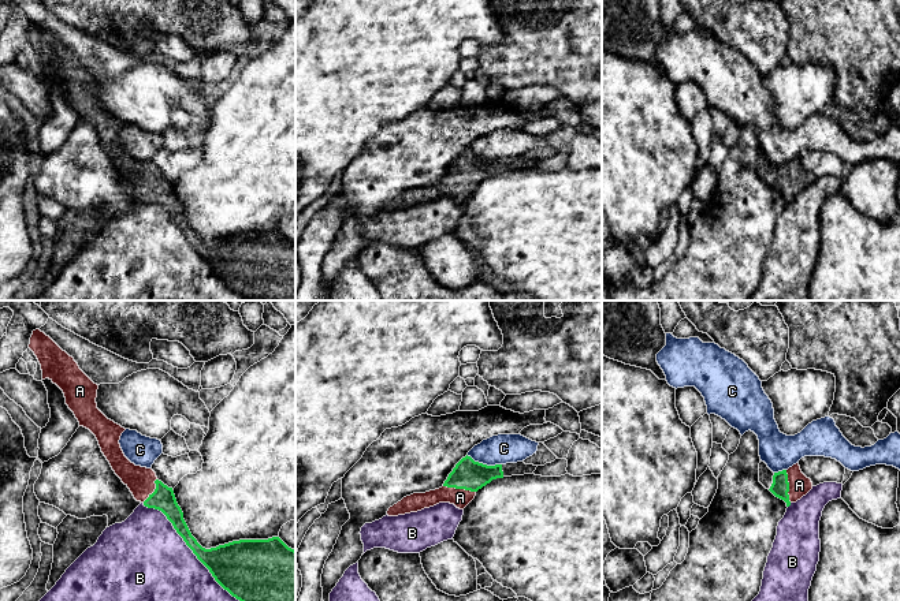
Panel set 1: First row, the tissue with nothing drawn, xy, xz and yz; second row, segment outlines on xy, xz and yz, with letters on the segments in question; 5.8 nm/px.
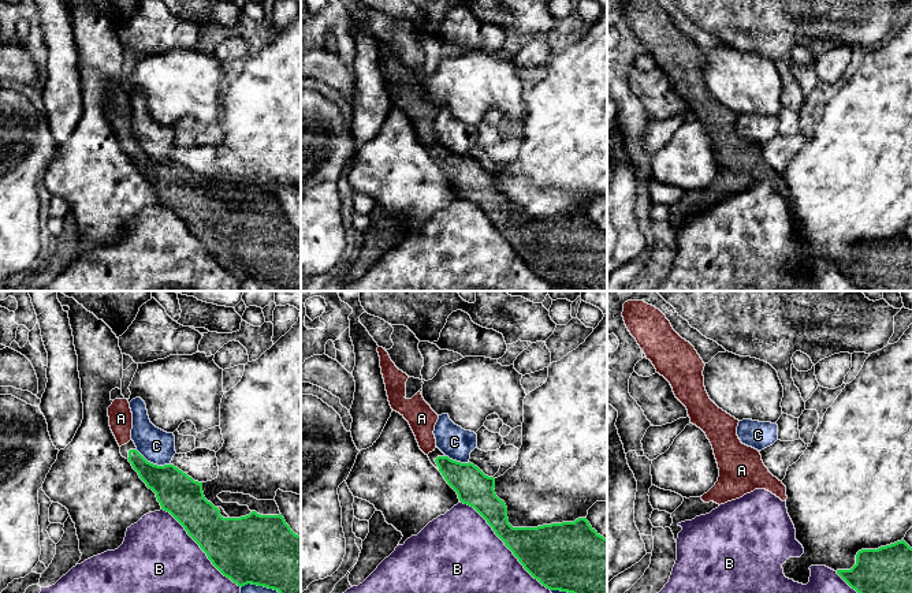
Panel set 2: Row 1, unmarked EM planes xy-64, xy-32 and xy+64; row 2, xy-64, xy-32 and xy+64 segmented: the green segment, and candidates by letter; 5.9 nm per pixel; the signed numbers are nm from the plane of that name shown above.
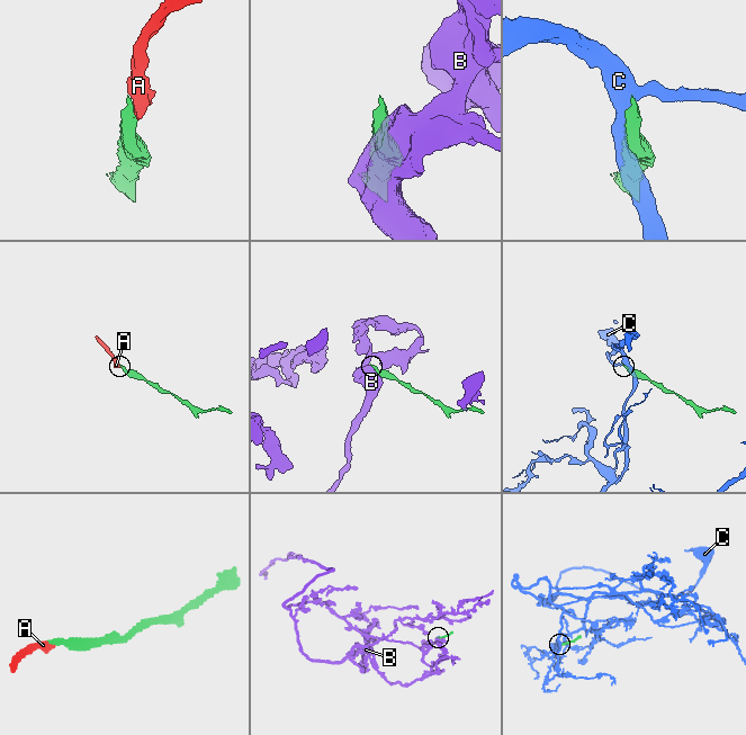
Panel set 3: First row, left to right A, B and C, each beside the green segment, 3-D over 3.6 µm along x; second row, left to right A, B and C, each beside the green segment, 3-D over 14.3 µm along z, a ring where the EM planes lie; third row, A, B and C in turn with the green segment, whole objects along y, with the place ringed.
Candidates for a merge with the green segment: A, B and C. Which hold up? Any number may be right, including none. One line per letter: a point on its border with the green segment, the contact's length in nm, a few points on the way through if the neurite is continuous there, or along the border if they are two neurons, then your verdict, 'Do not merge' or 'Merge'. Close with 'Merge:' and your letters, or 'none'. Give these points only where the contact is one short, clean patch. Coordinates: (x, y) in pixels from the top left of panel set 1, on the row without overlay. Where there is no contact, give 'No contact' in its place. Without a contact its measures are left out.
A: Touches green at xz (460, 182). Shared border 200 nm. Path across: xz (468, 168), (460, 182), (460, 191). Merge
B: Touches green at xy (193, 246). Shared border 850 nm. Do not merge
C: Touches green at xz (484, 159). Shared border 220 nm. Do not merge
Merge: A

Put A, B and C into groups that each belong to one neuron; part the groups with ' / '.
A / B / C

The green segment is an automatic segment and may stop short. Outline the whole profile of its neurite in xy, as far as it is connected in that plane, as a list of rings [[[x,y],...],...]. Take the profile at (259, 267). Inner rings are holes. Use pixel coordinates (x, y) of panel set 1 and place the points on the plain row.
[[[40,23],[33,25],[29,42],[41,59],[42,74],[49,72],[63,85],[66,98],[79,120],[96,130],[101,146],[134,193],[167,210],[224,284],[246,300],[295,300],[294,243],[279,231],[239,234],[211,243],[202,242],[191,229],[172,182],[159,175],[152,163],[135,160],[124,150],[119,134],[126,123],[97,102],[98,79]]]

